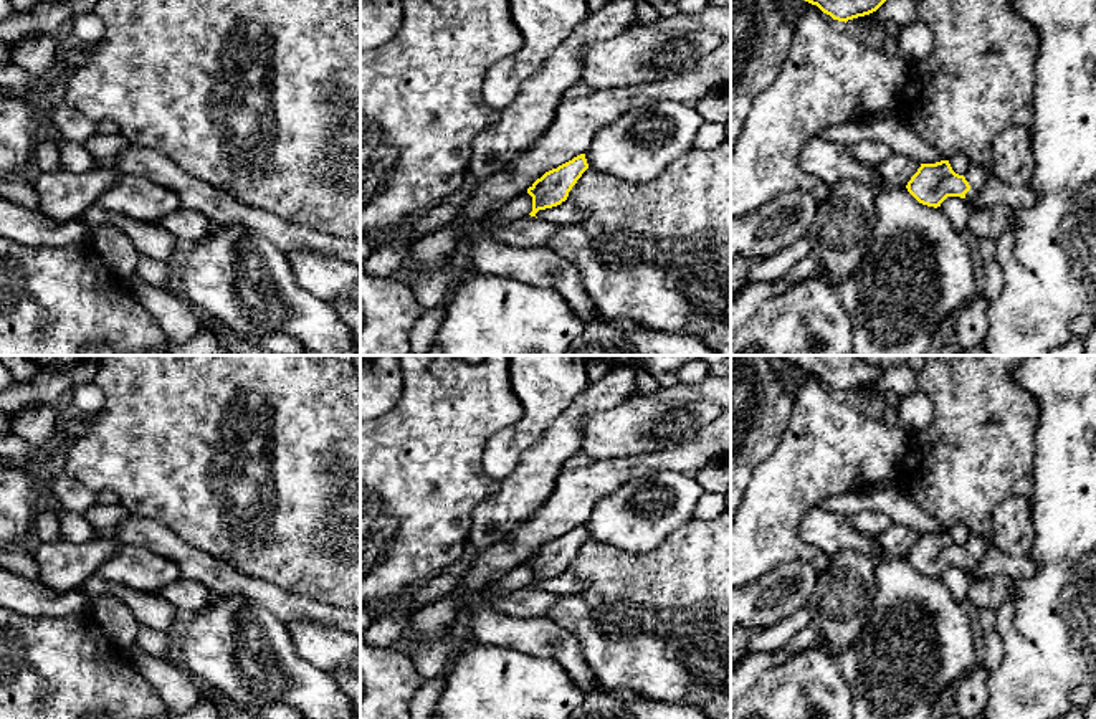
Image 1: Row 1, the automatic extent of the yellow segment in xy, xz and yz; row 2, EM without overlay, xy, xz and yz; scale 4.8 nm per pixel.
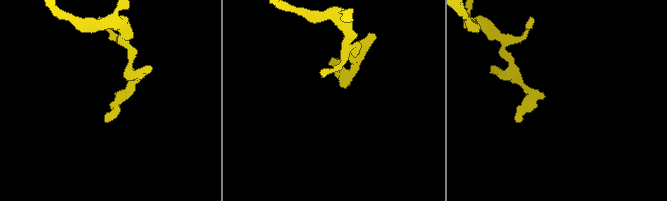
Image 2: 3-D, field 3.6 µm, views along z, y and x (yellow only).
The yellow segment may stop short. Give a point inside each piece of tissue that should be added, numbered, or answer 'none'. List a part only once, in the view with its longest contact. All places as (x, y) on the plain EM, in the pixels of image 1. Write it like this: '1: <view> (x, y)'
1: yz (976, 546)

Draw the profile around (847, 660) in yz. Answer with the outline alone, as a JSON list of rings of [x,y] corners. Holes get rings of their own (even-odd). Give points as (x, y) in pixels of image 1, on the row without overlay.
[[[853,646],[845,648],[838,656],[838,669],[843,679],[853,688],[858,678],[858,655]]]

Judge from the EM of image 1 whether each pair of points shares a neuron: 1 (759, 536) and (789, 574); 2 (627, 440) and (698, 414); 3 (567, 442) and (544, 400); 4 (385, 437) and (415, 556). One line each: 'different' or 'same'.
1: different
2: same
3: different
4: same

